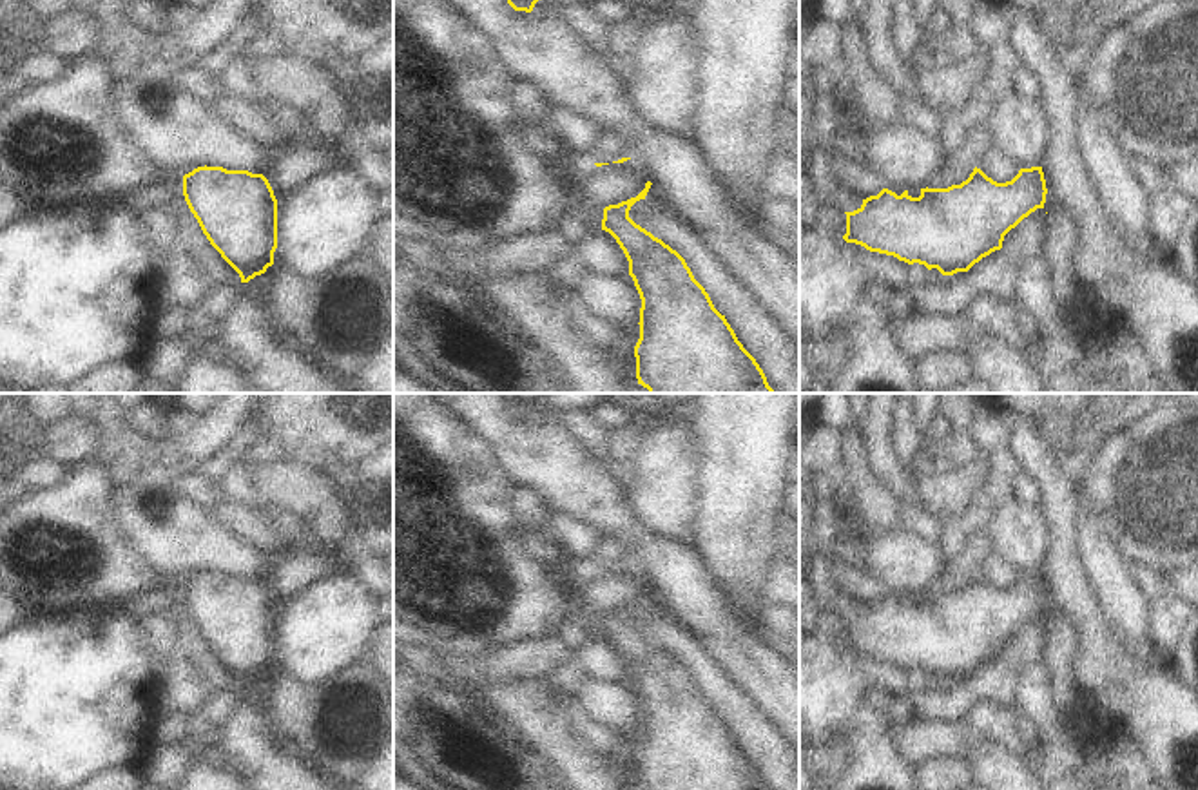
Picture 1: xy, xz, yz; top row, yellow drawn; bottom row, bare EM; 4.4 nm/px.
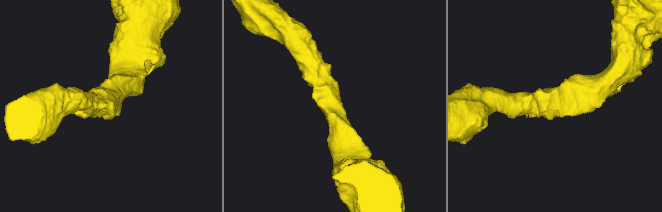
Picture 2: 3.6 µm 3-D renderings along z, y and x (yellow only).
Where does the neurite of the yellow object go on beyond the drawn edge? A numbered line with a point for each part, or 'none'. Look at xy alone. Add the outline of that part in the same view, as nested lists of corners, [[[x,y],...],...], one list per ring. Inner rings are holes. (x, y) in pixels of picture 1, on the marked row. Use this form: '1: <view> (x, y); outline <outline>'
none

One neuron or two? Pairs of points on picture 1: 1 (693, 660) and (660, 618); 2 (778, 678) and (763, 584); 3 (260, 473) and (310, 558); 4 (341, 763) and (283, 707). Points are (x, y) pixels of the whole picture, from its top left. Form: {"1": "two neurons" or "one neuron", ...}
{"1": "one neuron", "2": "two neurons", "3": "two neurons", "4": "one neuron"}

